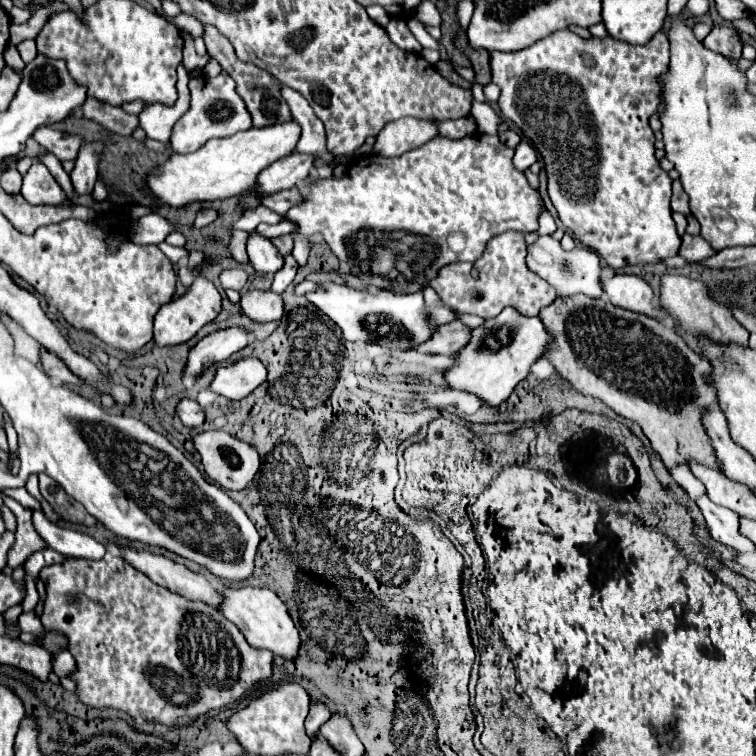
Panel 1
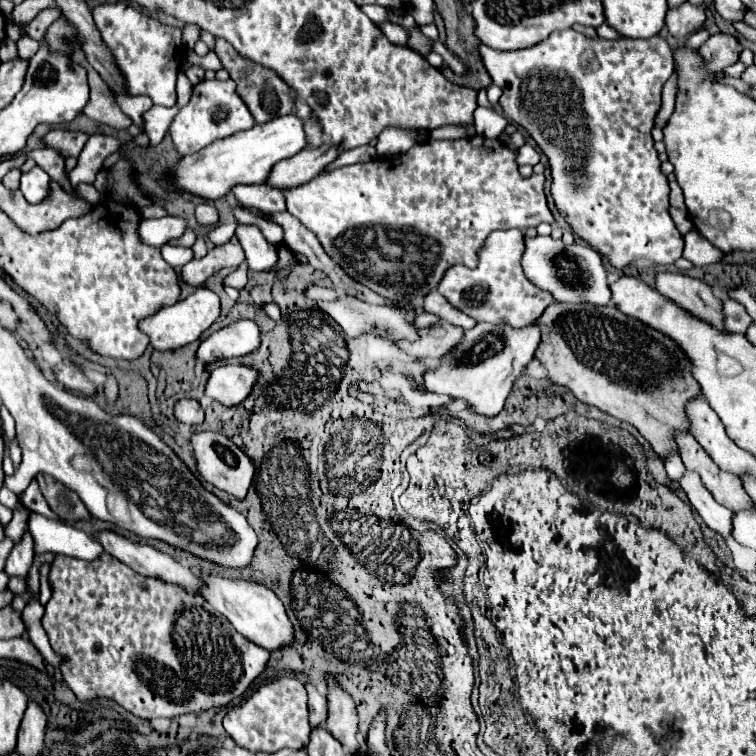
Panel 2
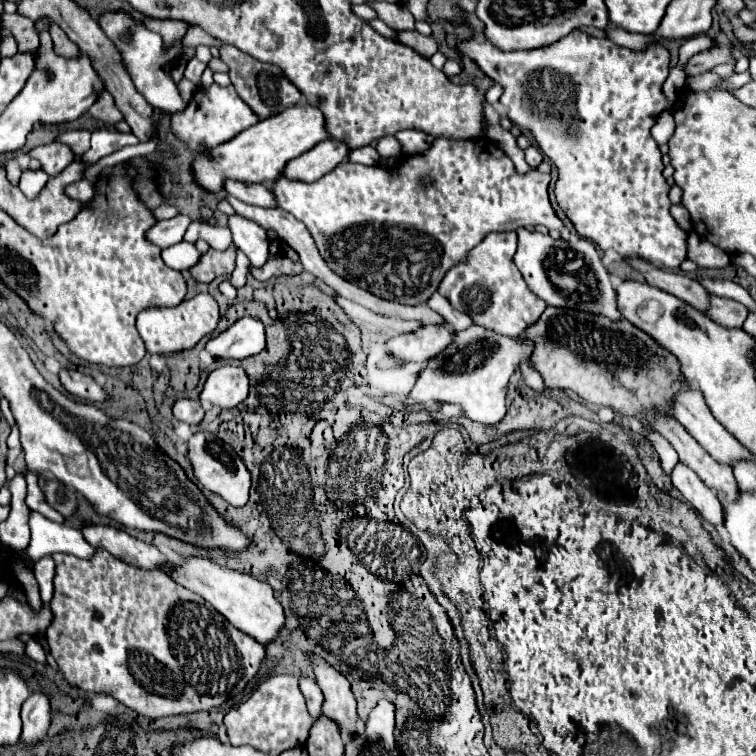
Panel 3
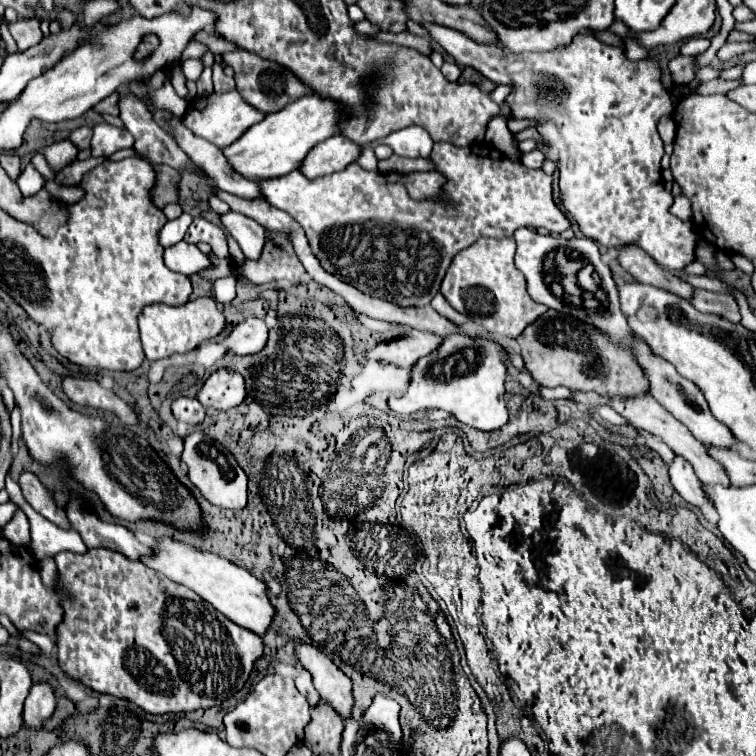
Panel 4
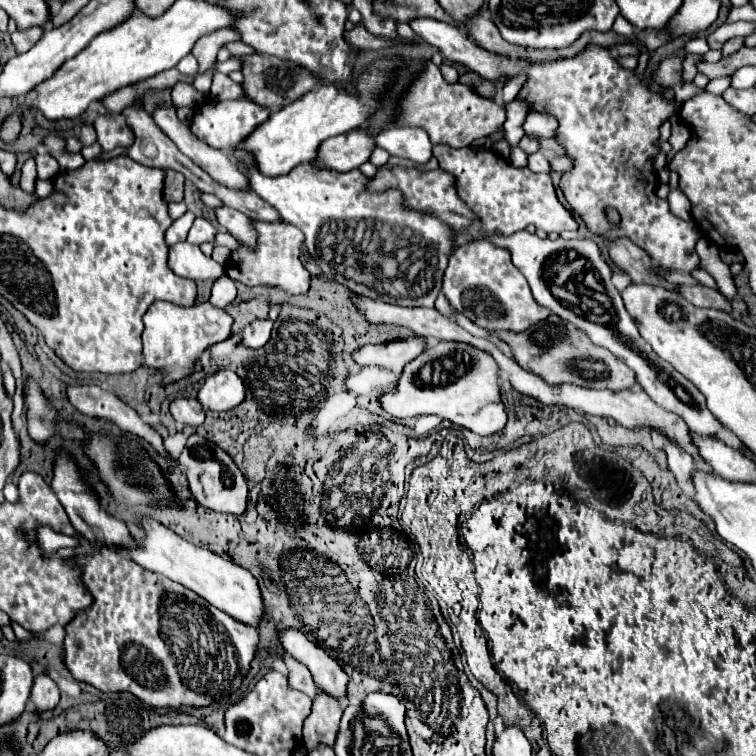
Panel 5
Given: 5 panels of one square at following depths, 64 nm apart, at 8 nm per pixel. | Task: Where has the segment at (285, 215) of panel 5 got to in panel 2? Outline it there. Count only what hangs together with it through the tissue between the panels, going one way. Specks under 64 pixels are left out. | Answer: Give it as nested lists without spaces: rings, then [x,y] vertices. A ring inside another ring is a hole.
[[[470,136],[470,138],[460,138],[460,140],[428,140],[428,142],[424,142],[424,144],[418,144],[418,146],[412,146],[406,154],[402,154],[402,156],[398,156],[398,158],[374,158],[374,160],[370,160],[370,162],[364,162],[364,164],[352,164],[352,166],[342,166],[340,168],[334,169],[333,171],[328,172],[327,174],[320,174],[316,177],[316,180],[310,180],[308,184],[302,184],[302,186],[296,186],[296,188],[286,188],[286,190],[282,190],[284,192],[284,198],[286,198],[286,208],[288,208],[288,212],[292,212],[308,230],[312,230],[314,234],[316,234],[316,238],[320,240],[320,244],[322,244],[322,248],[326,250],[326,254],[352,278],[352,280],[356,280],[356,282],[360,282],[362,286],[368,286],[370,290],[374,290],[374,292],[378,292],[380,296],[384,296],[384,298],[388,298],[388,300],[396,300],[396,302],[416,302],[416,300],[422,300],[428,292],[432,292],[434,288],[436,288],[436,284],[442,280],[442,276],[444,276],[444,272],[450,268],[450,266],[454,266],[454,264],[464,264],[464,266],[472,266],[472,264],[476,264],[476,252],[480,250],[480,244],[484,244],[484,240],[486,240],[486,236],[490,234],[490,232],[494,232],[494,230],[508,230],[508,228],[518,228],[518,230],[526,230],[526,228],[536,228],[540,222],[548,222],[548,224],[554,224],[554,216],[552,216],[552,212],[550,212],[550,208],[548,208],[548,202],[546,202],[546,194],[544,194],[544,176],[538,176],[538,174],[532,174],[530,178],[524,178],[524,176],[520,176],[520,172],[518,172],[518,166],[516,166],[516,162],[514,162],[514,154],[500,142],[500,140],[488,140],[488,138],[482,138],[482,136]],[[366,226],[388,226],[388,228],[398,228],[400,230],[400,248],[398,248],[398,252],[396,252],[396,248],[390,248],[392,252],[386,252],[386,260],[374,260],[374,258],[368,258],[368,254],[376,254],[376,252],[380,252],[380,254],[384,254],[384,250],[380,250],[378,248],[378,244],[368,244],[368,242],[364,242],[364,228]]]

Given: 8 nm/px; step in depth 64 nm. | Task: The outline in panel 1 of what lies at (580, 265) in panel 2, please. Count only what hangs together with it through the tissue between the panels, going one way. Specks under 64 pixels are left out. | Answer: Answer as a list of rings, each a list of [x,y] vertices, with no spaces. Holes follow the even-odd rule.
[[[540,236],[534,244],[528,246],[526,266],[530,268],[530,272],[546,280],[562,298],[570,298],[574,294],[586,294],[590,298],[604,296],[602,282],[600,282],[600,256],[590,248],[564,250],[560,242],[554,240],[552,236]]]

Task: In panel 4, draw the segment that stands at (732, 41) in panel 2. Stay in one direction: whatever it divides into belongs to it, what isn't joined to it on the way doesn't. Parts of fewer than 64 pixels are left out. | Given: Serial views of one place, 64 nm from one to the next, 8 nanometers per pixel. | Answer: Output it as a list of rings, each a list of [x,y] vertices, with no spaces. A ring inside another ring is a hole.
[[[678,54],[676,58],[672,58],[668,62],[668,70],[670,70],[670,76],[672,76],[672,82],[676,86],[686,86],[694,80],[696,76],[696,70],[694,70],[694,64],[692,64],[694,58],[686,58],[682,54]]]

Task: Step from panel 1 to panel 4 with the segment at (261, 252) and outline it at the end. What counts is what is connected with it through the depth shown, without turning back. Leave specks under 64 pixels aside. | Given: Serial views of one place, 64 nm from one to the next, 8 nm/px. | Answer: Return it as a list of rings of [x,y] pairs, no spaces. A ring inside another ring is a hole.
[[[226,212],[220,216],[222,220],[222,226],[228,234],[234,236],[234,240],[240,244],[242,252],[246,258],[256,258],[260,256],[262,252],[262,246],[264,246],[264,228],[254,222],[252,218],[244,216],[244,214],[238,214],[238,212]]]

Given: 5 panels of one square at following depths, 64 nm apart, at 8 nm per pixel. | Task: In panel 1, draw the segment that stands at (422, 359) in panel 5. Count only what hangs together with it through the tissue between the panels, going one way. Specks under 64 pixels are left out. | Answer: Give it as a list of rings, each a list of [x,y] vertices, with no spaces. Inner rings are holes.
[[[506,308],[500,316],[496,316],[492,320],[486,320],[482,326],[478,326],[478,328],[472,330],[472,338],[458,352],[456,364],[450,370],[444,372],[444,386],[450,388],[450,390],[462,390],[462,392],[474,394],[486,406],[496,408],[496,406],[500,406],[512,394],[512,390],[516,388],[516,384],[526,378],[530,366],[544,354],[544,348],[546,348],[548,340],[552,340],[552,336],[548,336],[544,324],[540,324],[540,320],[536,316],[534,318],[524,318],[524,316],[516,314],[516,310]]]

